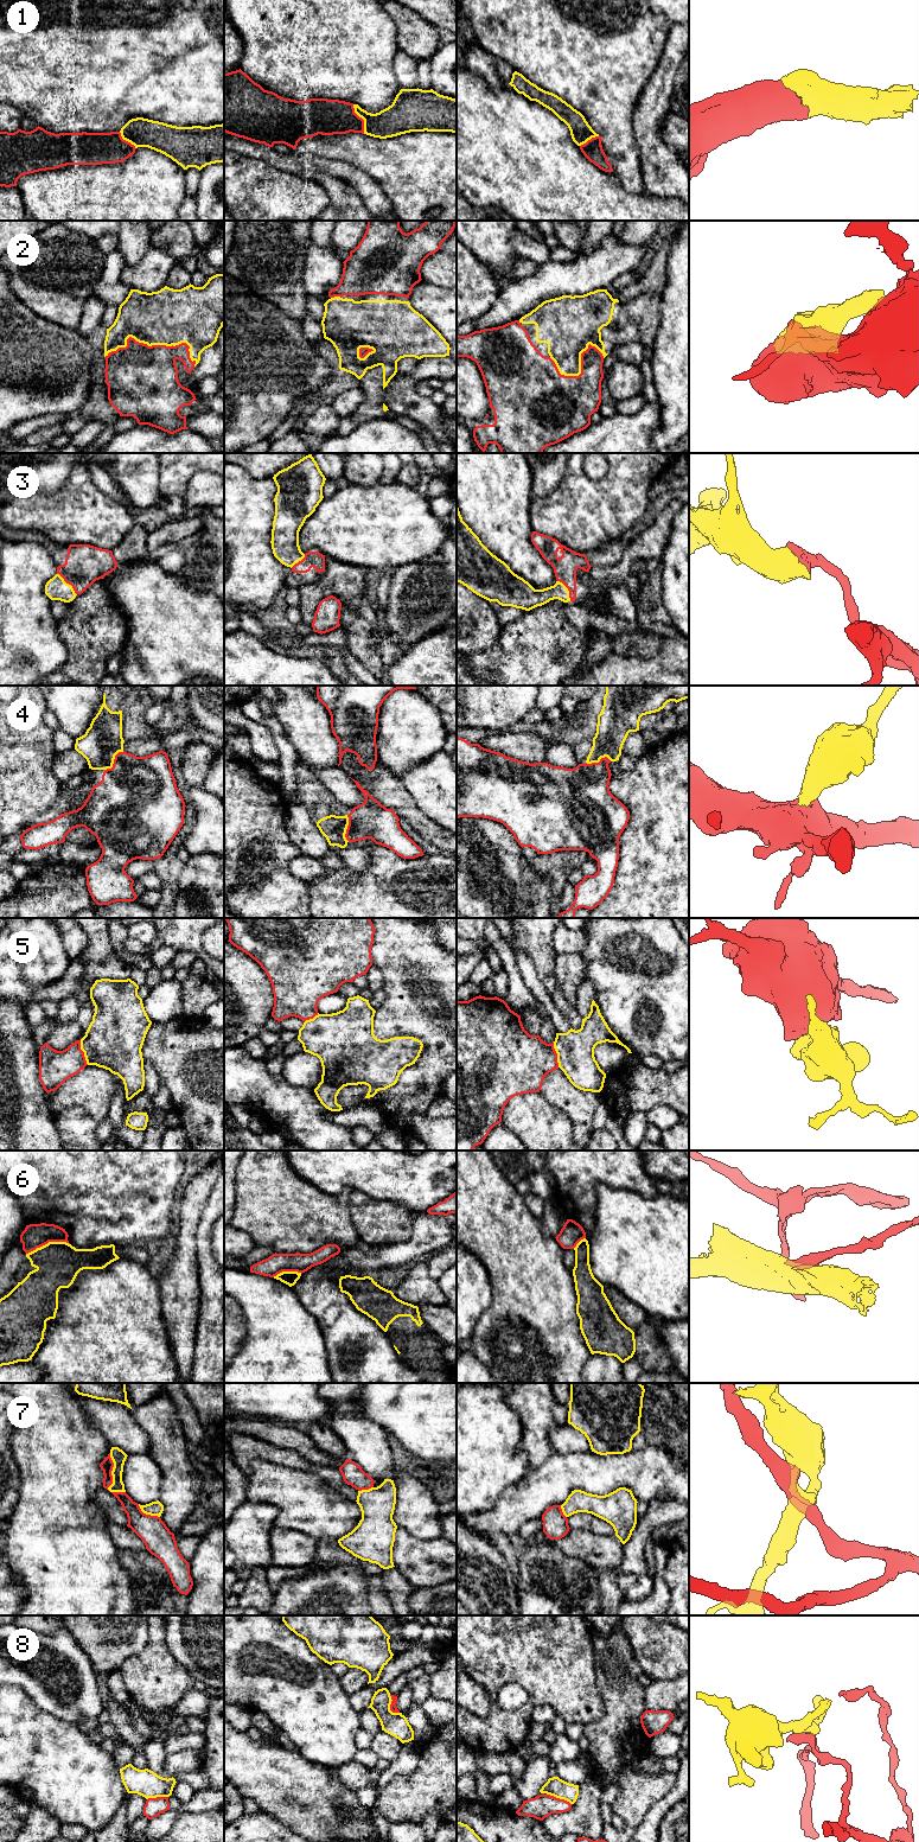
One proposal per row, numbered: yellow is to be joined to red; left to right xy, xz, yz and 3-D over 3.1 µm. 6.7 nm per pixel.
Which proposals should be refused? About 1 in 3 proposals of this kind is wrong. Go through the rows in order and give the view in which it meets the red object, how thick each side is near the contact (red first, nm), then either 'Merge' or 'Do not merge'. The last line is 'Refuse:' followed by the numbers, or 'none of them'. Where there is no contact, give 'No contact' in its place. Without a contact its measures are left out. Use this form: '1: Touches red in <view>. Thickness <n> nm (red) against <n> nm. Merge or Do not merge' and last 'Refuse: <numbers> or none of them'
1: Touches red in xz. Thickness 240 nm (red) against 220 nm. Merge
2: Touches red in xy. Thickness 480 nm (red) against 380 nm. Merge
3: Touches red in xy. Thickness 260 nm (red) against 160 nm. Merge
4: Touches red in xz. Thickness 260 nm (red) against 170 nm. Merge
5: Touches red in xy. Thickness 220 nm (red) against 380 nm. Do not merge
6: Touches red in xy. Thickness 160 nm (red) against 300 nm. Do not merge
7: Touches red in xy. Thickness 90 nm (red) against 100 nm. Do not merge
8: Touches red in yz. Thickness 160 nm (red) against 130 nm. Do not merge
Refuse: 5, 6, 7, 8

